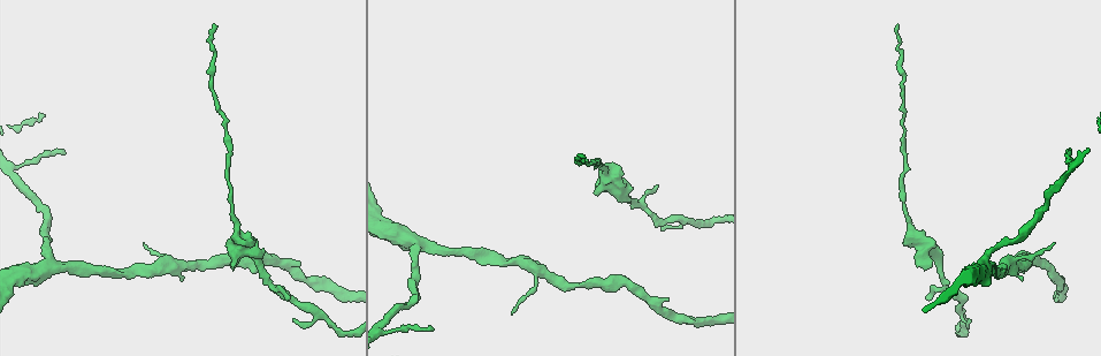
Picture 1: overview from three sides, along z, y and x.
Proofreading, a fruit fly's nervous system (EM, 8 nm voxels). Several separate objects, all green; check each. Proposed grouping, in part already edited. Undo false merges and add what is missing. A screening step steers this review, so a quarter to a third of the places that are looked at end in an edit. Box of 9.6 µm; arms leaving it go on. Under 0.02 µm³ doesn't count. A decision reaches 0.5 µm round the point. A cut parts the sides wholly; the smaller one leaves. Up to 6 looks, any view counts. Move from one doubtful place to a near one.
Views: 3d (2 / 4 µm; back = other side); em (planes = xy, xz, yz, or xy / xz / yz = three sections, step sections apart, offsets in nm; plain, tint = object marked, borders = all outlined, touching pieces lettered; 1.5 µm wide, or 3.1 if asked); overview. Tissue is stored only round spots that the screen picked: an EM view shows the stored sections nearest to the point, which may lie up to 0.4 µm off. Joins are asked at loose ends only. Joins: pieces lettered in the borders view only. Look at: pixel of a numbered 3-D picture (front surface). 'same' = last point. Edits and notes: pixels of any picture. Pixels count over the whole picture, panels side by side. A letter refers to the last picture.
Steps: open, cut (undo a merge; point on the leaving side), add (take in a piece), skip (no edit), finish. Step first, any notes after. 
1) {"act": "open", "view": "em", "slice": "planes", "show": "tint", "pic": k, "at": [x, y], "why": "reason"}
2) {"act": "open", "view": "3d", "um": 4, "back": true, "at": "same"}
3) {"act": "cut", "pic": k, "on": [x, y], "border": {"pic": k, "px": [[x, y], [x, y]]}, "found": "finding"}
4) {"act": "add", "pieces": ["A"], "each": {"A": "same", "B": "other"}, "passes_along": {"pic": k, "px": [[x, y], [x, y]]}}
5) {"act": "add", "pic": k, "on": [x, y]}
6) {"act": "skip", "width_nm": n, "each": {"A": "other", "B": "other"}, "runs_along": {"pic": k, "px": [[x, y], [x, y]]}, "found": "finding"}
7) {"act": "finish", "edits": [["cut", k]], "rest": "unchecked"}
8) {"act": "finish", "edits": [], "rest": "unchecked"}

{"act": "open", "view": "em", "slice": "planes", "show": "borders", "pic": 1, "at": [66, 153], "why": "tapers out"}

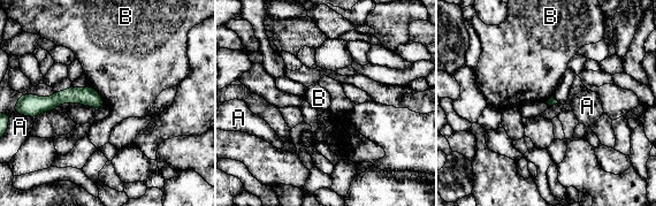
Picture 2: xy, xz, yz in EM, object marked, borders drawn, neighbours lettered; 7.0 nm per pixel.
{"act": "skip", "each": {"A": "other", "B": "other"}, "runs_along": {"pic": 2, "px": [[36, 98], [100, 102]]}, "found": "none of them fits"}

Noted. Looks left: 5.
{"act": "open", "view": "em", "slice": "planes", "show": "borders", "pic": 1, "at": [897, 25], "why": "thin end"}

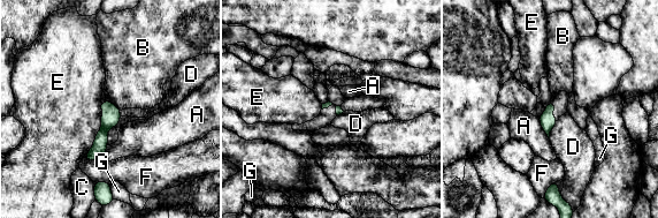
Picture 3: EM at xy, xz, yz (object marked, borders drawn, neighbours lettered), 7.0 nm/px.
{"act": "skip", "each": {"A": "other", "B": "other", "C": "other", "D": "other", "E": "other", "F": "other", "G": "other"}, "runs_along": {"pic": 3, "px": [[108, 104], [100, 145], [90, 157]]}, "found": "no lettered piece goes on from it"}

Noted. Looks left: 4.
{"act": "open", "view": "em", "slice": "planes", "show": "tint", "pic": 1, "at": [578, 287], "why": "a narrow waist"}

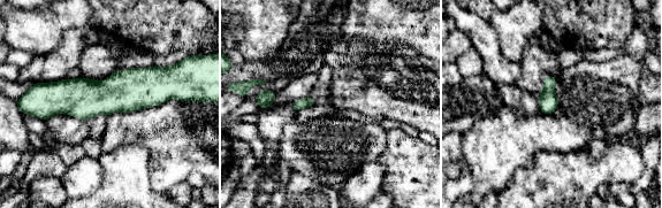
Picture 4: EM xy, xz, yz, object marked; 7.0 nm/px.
{"act": "open", "view": "em", "slice": "planes", "show": "borders", "at": "same", "why": "what lies round it"}

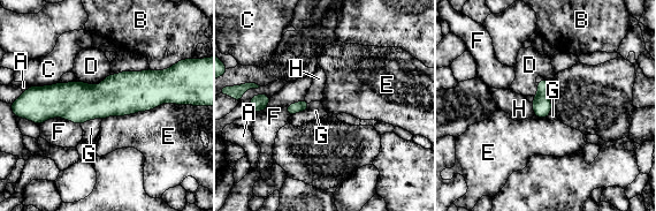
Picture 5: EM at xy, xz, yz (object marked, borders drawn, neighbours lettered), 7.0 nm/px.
{"act": "skip", "longest_contact_nm": ["E", 550], "each": {"A": "other", "B": "other", "C": "other", "D": "other", "E": "other", "F": "other", "G": "other", "H": "other"}, "runs_along": {"pic": 5, "px": [[173, 78], [112, 97], [36, 93]]}, "found": "continuous, no second neuron"}

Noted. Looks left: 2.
{"act": "finish", "edits": [], "rest": "unchecked"}

